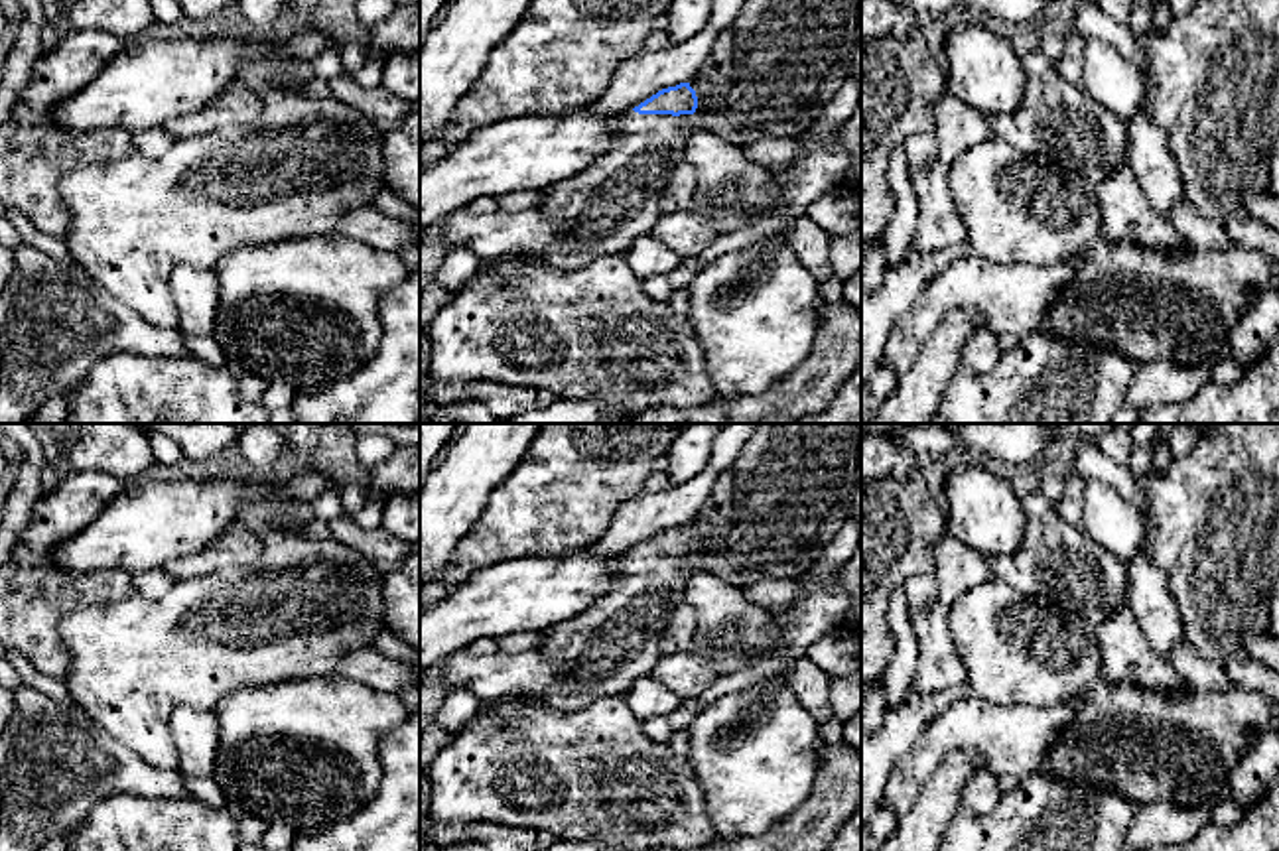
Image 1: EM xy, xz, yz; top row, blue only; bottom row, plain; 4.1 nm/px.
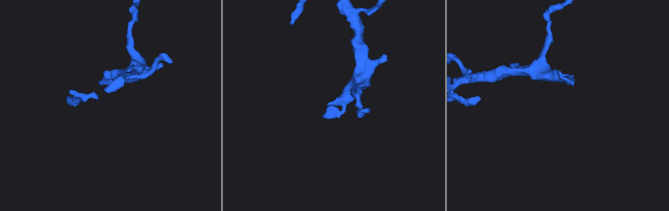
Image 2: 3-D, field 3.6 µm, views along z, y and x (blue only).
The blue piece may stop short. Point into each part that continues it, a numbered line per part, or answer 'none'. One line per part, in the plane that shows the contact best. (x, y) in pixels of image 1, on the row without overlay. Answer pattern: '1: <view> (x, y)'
1: xz (613, 643)

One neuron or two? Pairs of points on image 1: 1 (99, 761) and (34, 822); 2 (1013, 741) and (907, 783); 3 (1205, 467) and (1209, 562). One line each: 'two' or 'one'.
1: one
2: one
3: one

